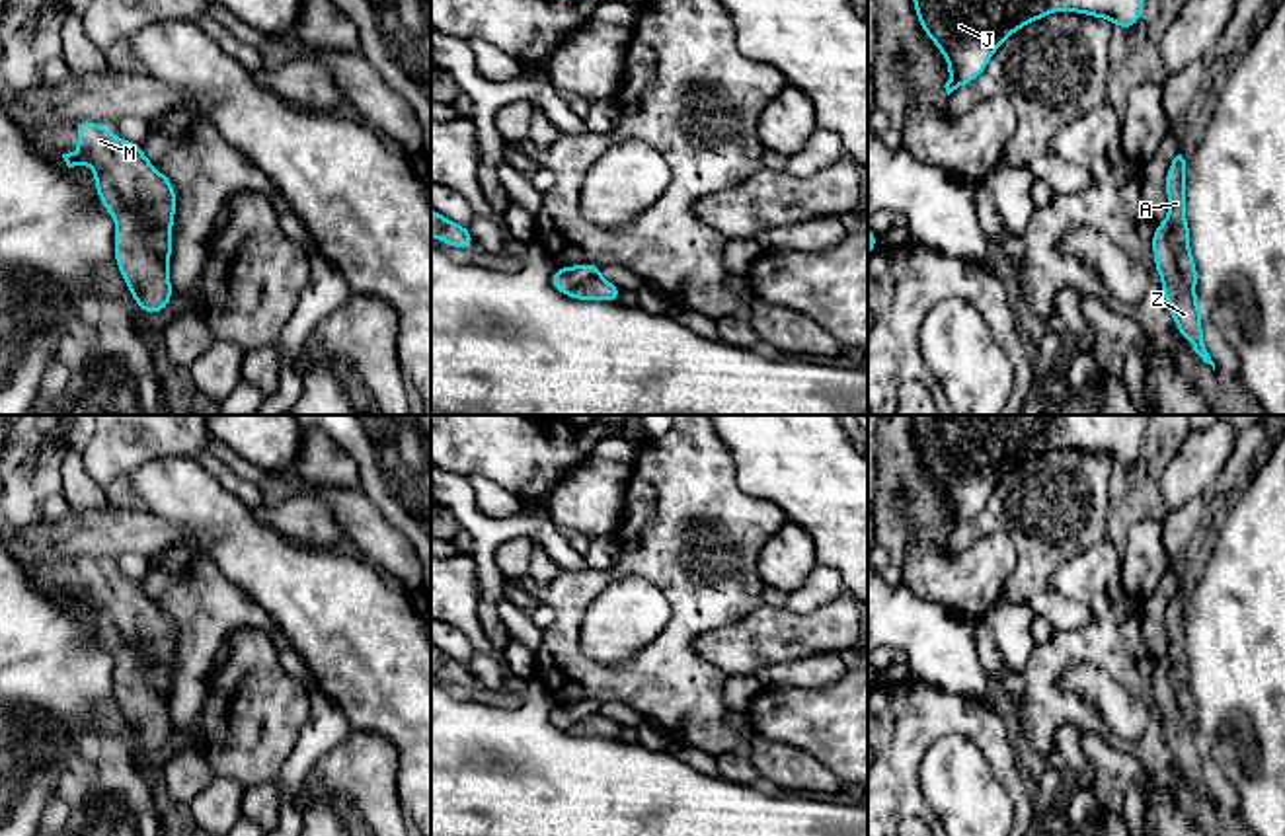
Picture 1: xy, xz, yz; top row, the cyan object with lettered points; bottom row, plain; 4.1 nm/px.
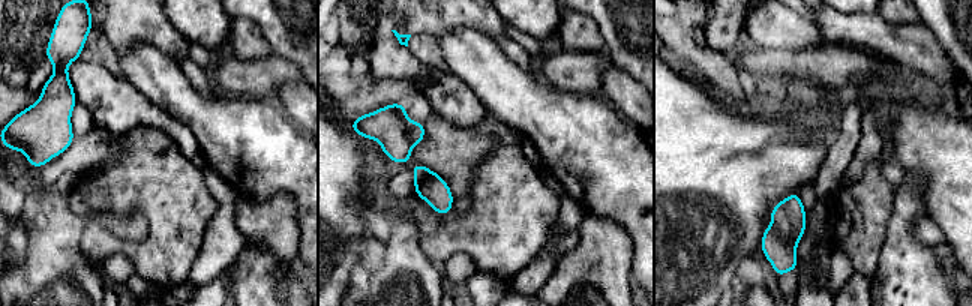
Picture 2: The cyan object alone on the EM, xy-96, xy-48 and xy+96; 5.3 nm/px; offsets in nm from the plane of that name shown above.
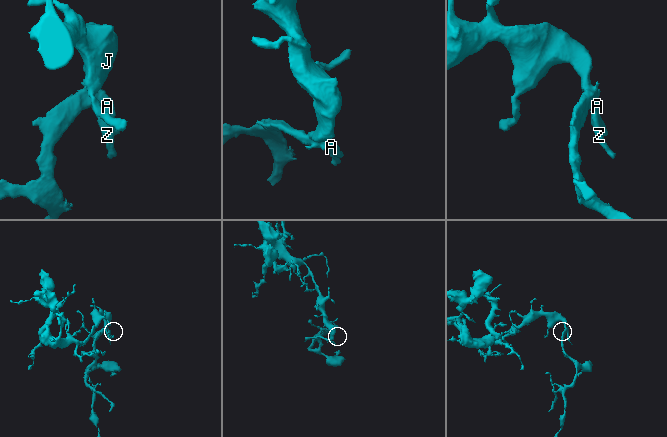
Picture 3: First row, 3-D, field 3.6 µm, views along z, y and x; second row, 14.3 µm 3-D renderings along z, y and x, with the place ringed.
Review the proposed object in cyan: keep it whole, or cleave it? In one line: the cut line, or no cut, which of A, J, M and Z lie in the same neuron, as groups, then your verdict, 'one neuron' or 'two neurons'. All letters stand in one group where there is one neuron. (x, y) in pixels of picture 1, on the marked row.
cut none; groups A J M Z; one neuron

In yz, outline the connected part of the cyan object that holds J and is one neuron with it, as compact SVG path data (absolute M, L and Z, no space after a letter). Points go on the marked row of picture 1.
M913 0L918 23L950 64L948 95L977 80L994 51L1026 23L1051 12L1108 18L1115 27L1141 23L1145 0Z

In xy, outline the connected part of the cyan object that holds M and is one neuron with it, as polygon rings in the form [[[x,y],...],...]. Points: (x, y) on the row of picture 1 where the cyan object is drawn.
[[[92,121],[76,123],[78,152],[62,154],[68,168],[92,166],[103,209],[115,218],[115,263],[131,296],[146,314],[172,300],[168,263],[175,189],[142,154],[140,144],[113,136]]]

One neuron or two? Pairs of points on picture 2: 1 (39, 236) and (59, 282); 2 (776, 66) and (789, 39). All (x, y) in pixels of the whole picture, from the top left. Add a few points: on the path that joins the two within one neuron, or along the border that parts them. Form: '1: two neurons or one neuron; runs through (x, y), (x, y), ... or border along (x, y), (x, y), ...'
1: one neuron; runs through (51, 248), (54, 251), (56, 270)
2: two neurons; border along (749, 41), (783, 51)

